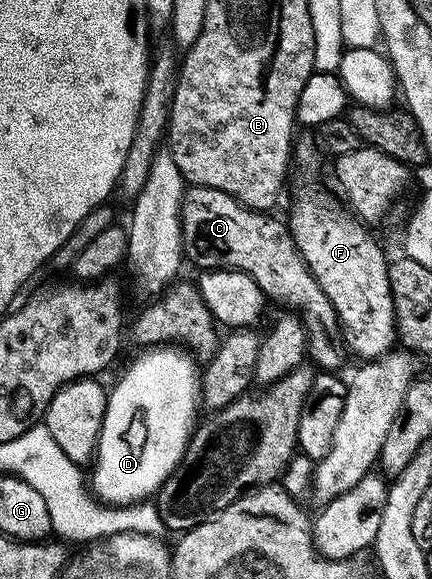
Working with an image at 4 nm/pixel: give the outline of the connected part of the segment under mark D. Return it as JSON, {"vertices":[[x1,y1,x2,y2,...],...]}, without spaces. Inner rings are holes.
{"vertices":[[162,344,157,348,146,348,143,349,141,353,142,355,119,376,118,383,115,384,114,390,112,386,106,400,106,411,104,412,104,420,102,421,102,431,98,437,98,449,96,451,96,457,92,462,92,467,94,466,92,490,93,493,106,504,133,504,157,495,158,489,169,480,174,470,181,465,182,459,185,458,187,454,192,435,196,430,196,421,194,422,194,417,198,414,198,406,200,410,200,366,197,366,199,363,195,361,185,349,175,348,170,344]]}

